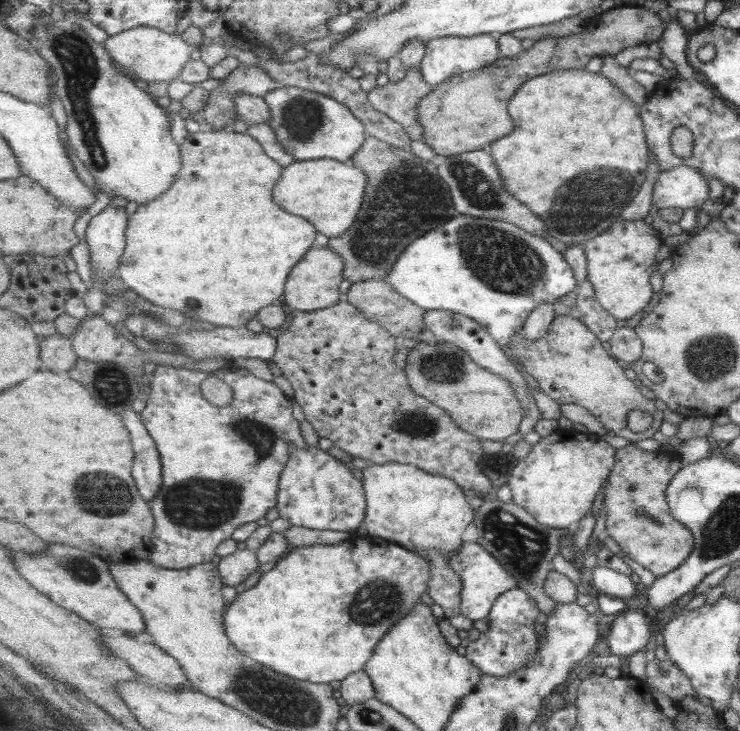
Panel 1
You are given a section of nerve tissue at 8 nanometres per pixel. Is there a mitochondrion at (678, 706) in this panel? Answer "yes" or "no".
no

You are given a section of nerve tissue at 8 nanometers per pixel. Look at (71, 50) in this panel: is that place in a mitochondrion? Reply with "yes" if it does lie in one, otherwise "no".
yes

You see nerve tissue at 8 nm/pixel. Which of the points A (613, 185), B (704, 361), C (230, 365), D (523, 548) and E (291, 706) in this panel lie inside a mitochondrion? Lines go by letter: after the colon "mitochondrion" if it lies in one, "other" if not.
A: mitochondrion
B: mitochondrion
C: other
D: mitochondrion
E: mitochondrion

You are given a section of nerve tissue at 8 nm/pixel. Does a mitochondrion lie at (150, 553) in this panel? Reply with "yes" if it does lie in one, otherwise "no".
no

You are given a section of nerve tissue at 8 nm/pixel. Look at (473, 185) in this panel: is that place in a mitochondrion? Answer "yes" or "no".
yes

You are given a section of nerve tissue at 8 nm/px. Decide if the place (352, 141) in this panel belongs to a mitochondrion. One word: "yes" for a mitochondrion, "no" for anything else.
no

